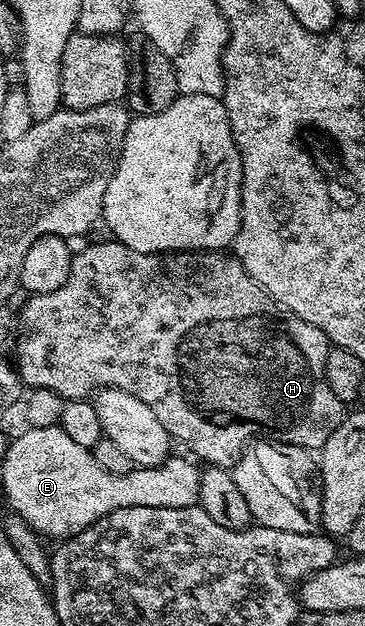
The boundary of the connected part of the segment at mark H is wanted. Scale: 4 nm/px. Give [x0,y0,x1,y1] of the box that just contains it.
[16,240,348,468]

